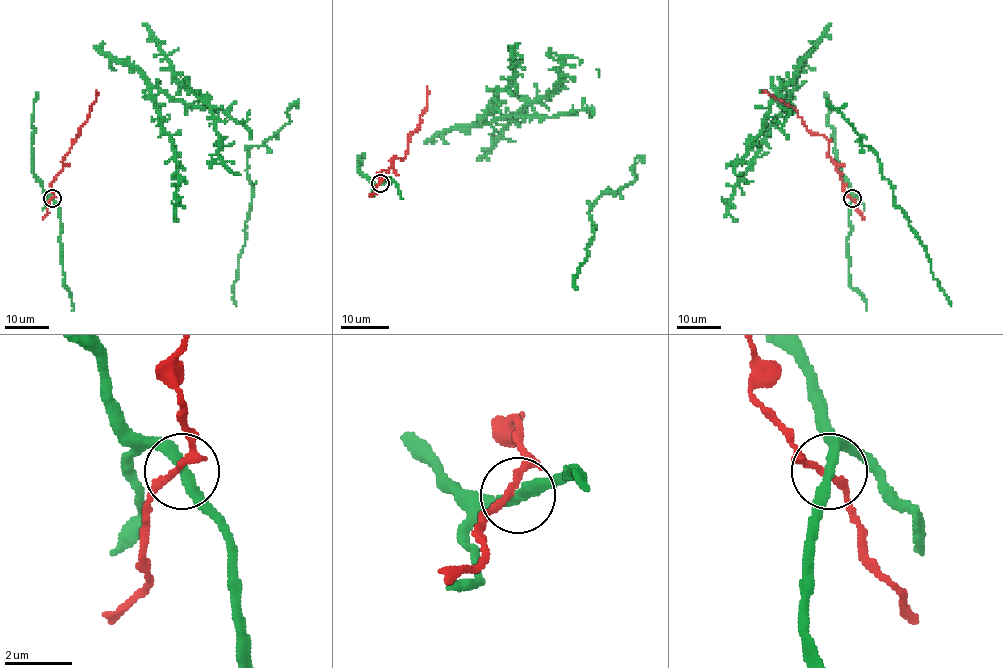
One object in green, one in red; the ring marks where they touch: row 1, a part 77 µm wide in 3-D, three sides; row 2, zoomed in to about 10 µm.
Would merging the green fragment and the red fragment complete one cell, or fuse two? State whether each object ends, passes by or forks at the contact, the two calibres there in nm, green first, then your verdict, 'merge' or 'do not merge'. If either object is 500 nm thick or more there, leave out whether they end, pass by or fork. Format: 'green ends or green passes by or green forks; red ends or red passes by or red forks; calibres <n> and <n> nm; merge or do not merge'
green passes by; red passes by; calibres 300 and 190 nm; do not merge

